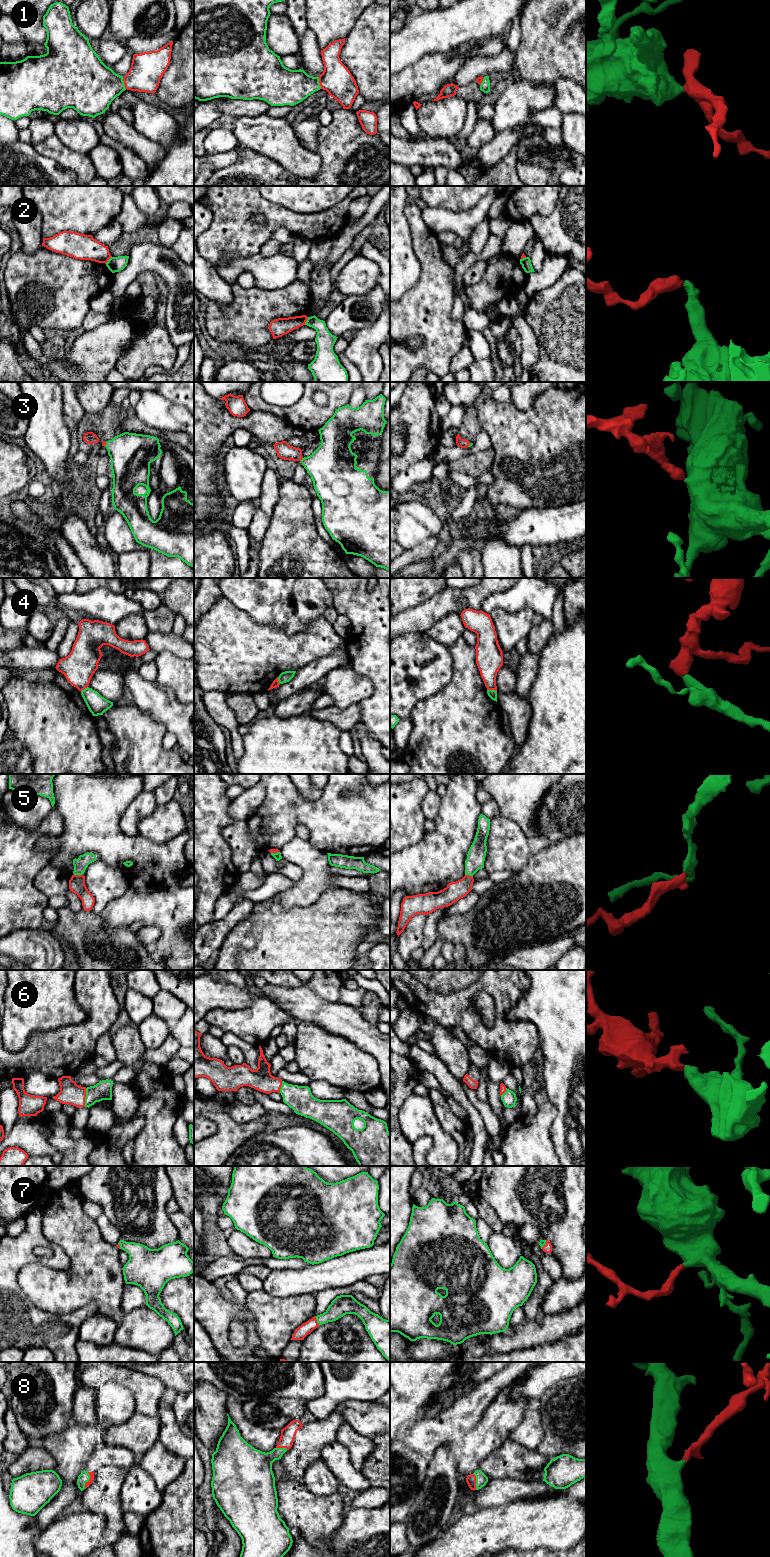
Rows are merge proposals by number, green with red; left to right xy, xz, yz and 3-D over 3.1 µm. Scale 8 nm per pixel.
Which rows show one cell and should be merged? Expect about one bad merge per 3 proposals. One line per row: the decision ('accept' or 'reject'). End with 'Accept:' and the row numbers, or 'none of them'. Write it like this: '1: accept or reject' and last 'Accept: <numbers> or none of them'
1: accept
2: reject
3: accept
4: reject
5: accept
6: accept
7: accept
8: accept
Accept: 1, 3, 5, 6, 7, 8

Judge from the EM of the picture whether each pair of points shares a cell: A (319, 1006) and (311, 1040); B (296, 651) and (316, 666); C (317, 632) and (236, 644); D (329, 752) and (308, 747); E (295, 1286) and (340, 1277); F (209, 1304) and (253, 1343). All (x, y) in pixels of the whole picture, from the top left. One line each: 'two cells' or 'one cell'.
A: two cells
B: two cells
C: one cell
D: one cell
E: one cell
F: one cell

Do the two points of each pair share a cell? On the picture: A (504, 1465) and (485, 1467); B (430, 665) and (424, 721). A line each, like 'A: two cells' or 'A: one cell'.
A: one cell
B: two cells

